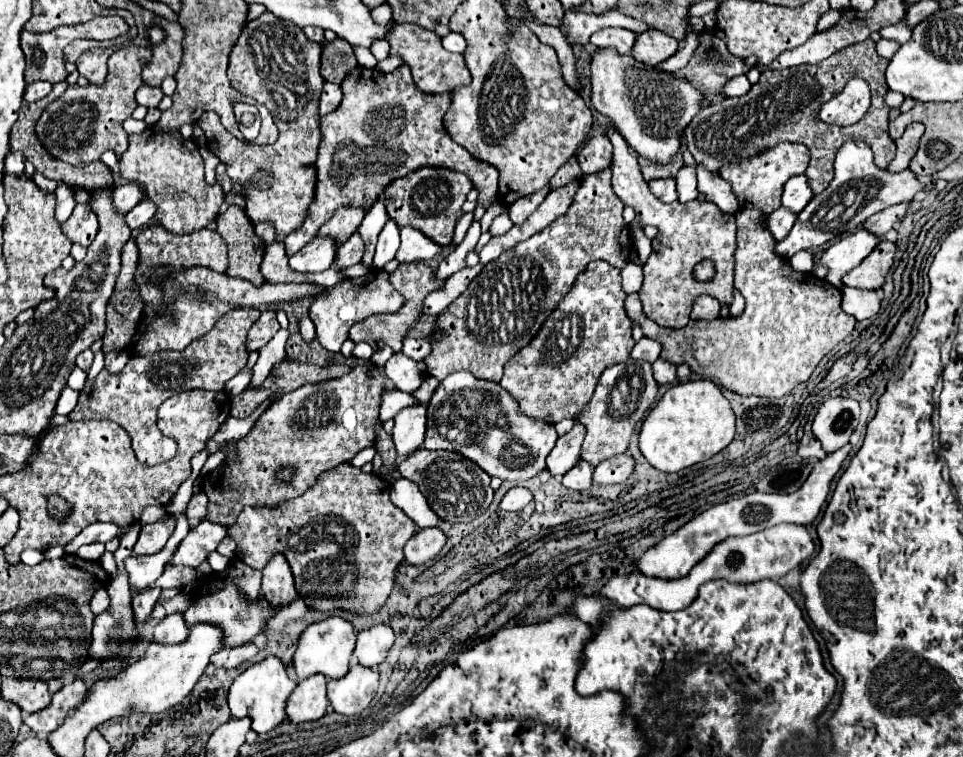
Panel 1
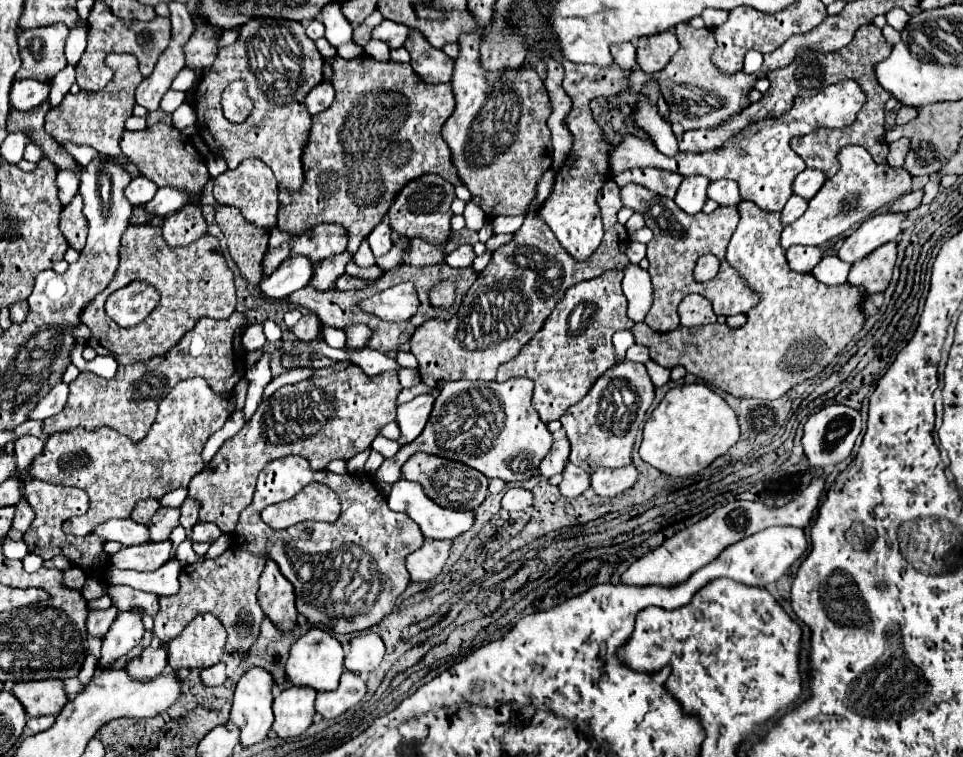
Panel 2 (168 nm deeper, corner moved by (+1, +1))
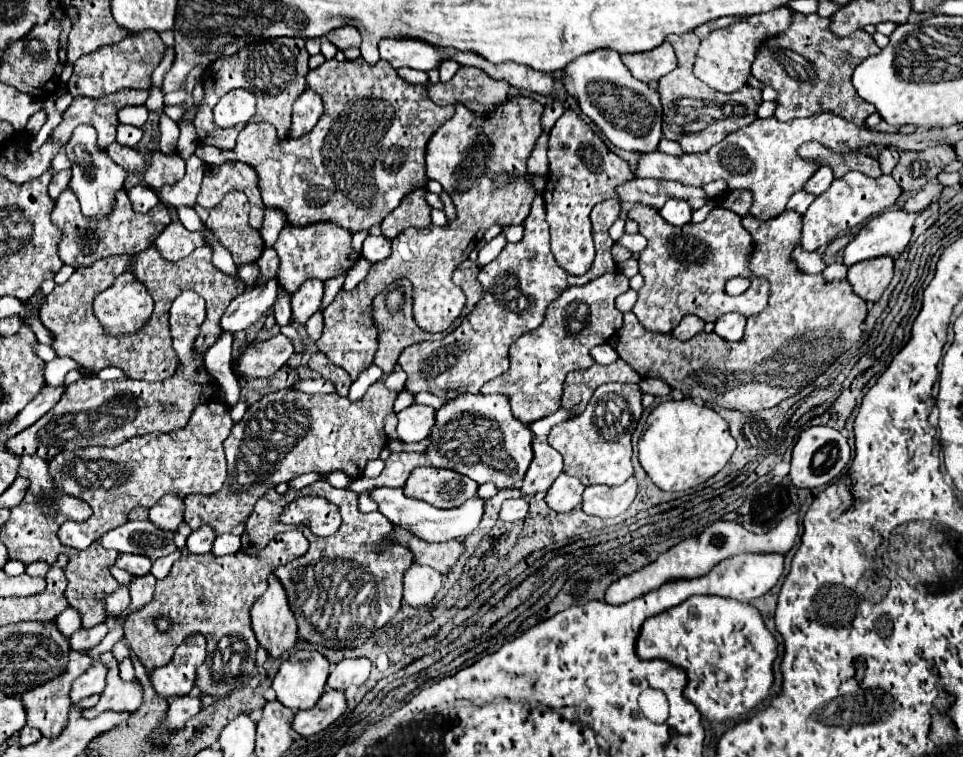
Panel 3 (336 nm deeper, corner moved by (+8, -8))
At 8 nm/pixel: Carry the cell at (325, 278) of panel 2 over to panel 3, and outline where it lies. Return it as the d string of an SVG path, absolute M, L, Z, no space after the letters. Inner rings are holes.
M308 279L294 295L292 295L292 321L298 325L306 325L306 321L320 309L324 283L320 279Z

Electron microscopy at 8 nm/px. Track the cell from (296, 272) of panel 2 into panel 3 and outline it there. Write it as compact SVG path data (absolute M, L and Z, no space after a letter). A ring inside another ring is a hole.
M276 279L268 281L266 285L246 289L242 295L238 295L226 309L226 313L220 319L222 333L240 333L246 327L254 325L262 315L266 315L276 299Z

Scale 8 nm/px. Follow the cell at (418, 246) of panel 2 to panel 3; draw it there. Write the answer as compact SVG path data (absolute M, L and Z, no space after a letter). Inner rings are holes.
M522 95L508 99L504 105L494 109L494 115L486 115L486 117L474 115L472 111L468 111L464 105L458 103L454 117L448 123L444 123L430 137L428 147L426 147L426 175L428 175L428 179L436 179L442 185L442 189L452 197L452 203L456 207L456 219L448 221L444 227L430 225L428 229L416 229L416 227L404 229L392 241L392 255L380 263L374 263L370 267L366 279L356 289L340 291L336 295L336 299L328 305L328 309L324 311L324 331L322 331L322 337L316 341L316 347L318 347L318 351L326 353L332 363L342 367L350 375L352 381L356 381L358 375L372 365L376 349L378 349L378 329L372 321L372 301L378 293L382 293L396 279L402 279L402 277L410 279L414 321L424 331L442 333L460 317L460 313L466 305L466 295L462 293L462 289L458 285L452 283L454 269L464 259L468 259L468 255L474 251L474 247L484 237L484 231L490 225L494 225L494 223L522 225L530 213L530 205L536 195L534 195L534 191L530 191L530 183L526 183L526 179L522 179L522 175L526 175L526 161L528 161L532 147L540 135L542 111L544 111L544 107L540 103L536 103L530 97L522 97ZM502 171L512 173L516 177L514 183L510 187L492 189L492 177Z

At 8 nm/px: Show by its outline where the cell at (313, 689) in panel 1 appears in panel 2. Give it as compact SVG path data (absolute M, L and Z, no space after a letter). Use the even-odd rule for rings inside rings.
M291 686L281 690L273 700L273 730L279 738L291 738L303 734L315 716L317 690L307 686Z

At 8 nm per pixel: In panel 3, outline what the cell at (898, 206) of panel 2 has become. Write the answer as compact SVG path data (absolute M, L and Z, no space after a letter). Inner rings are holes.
M930 181L930 183L926 183L926 187L924 187L924 189L916 191L916 193L914 193L914 197L910 197L902 209L920 213L922 209L926 209L926 207L932 203L932 199L934 199L942 189L944 189L944 187L942 187L938 181Z

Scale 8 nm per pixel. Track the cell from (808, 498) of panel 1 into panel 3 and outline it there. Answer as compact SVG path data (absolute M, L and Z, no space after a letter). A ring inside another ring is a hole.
M790 515L786 517L778 527L774 527L774 531L768 531L766 535L754 535L750 531L746 531L744 527L740 527L738 523L730 523L730 521L716 521L710 527L706 527L706 531L694 539L684 539L678 545L674 545L672 549L668 549L666 553L662 553L656 561L652 561L650 565L646 565L640 571L634 571L630 575L620 577L618 581L614 581L608 589L606 589L606 597L604 601L608 605L622 605L626 601L638 599L654 589L658 589L662 583L670 581L670 579L694 579L694 577L704 577L708 575L708 571L718 565L720 561L740 555L740 553L780 553L786 555L794 543L796 543L796 535L798 535L798 515Z

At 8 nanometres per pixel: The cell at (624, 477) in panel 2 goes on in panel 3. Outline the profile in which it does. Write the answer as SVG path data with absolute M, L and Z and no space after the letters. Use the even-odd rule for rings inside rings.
M630 477L626 483L618 487L606 485L590 485L582 495L582 511L596 517L616 517L624 513L636 497L636 479Z

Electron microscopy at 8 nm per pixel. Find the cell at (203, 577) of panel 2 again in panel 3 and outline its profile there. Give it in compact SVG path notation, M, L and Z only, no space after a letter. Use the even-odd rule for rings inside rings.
M300 529L276 535L262 551L248 555L244 551L216 557L212 553L184 555L172 565L168 577L156 581L154 599L140 611L132 613L126 619L124 633L130 643L130 649L138 655L140 663L150 671L172 661L176 647L194 633L206 637L206 659L196 669L194 685L204 695L224 697L232 693L244 677L256 673L256 649L258 641L250 627L250 607L266 591L268 575L304 555L308 541ZM156 615L168 615L172 627L168 633L160 633L154 625ZM220 641L228 641L228 647L220 647Z

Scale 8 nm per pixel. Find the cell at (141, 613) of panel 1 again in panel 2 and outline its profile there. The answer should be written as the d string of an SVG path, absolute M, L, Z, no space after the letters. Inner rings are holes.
M125 610L113 622L109 636L103 638L101 660L99 666L107 668L119 656L125 656L131 648L135 648L143 638L143 614L137 610Z

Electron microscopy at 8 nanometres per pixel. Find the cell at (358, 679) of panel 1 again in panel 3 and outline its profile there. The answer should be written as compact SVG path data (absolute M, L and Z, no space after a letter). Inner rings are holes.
M328 689L312 709L296 713L292 721L292 729L302 737L316 735L322 729L326 729L330 723L334 723L344 711L346 711L344 693Z

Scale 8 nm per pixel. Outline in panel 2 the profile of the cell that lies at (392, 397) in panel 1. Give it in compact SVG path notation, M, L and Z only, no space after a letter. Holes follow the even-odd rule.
M367 448L367 450L363 450L361 454L353 456L353 458L347 462L349 472L351 472L351 474L353 474L353 472L363 472L363 464L365 464L365 460L369 458L369 454L371 454L371 448Z

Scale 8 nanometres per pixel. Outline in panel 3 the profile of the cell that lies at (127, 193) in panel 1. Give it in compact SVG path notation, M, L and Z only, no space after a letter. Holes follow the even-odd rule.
M142 185L132 187L132 189L128 191L128 195L130 195L130 201L132 201L134 211L138 211L138 213L148 213L150 209L154 209L154 207L160 203L158 195L156 195L152 189L142 187Z

